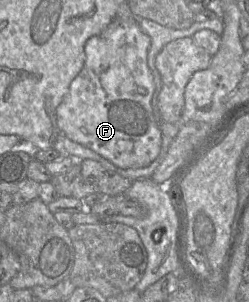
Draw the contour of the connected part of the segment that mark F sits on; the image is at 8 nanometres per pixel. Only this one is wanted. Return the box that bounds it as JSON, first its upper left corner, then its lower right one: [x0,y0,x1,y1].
[56,17,162,168]

